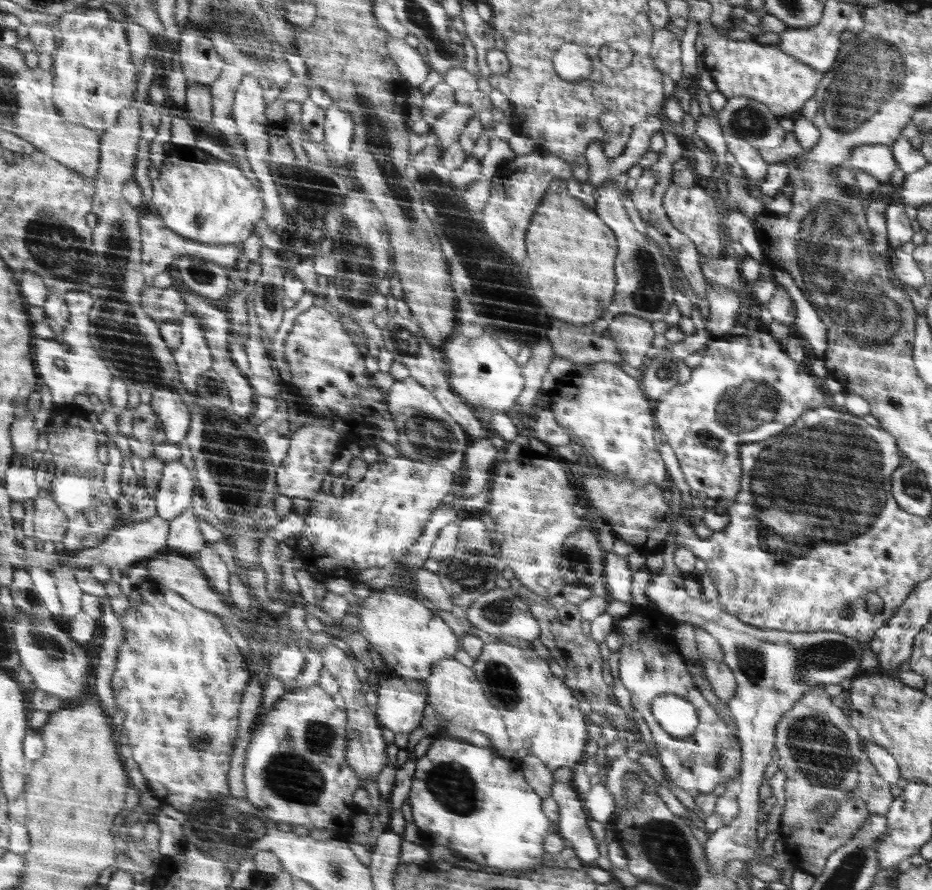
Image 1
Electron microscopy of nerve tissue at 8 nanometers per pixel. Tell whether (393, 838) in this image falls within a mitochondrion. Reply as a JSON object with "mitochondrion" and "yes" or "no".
{"mitochondrion":"no"}

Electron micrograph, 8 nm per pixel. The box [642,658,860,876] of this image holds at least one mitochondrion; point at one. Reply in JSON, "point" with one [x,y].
{"point":[823,753]}

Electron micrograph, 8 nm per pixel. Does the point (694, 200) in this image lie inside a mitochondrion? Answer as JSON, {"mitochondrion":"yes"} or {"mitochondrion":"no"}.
{"mitochondrion":"no"}

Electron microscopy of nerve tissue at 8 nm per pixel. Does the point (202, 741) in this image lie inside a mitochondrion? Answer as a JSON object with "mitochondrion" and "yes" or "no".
{"mitochondrion":"no"}

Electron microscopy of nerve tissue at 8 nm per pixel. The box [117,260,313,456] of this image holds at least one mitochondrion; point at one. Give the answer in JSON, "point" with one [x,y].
{"point":[270,295]}

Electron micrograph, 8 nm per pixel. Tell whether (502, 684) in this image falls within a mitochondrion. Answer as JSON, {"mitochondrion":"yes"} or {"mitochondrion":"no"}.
{"mitochondrion":"yes"}

